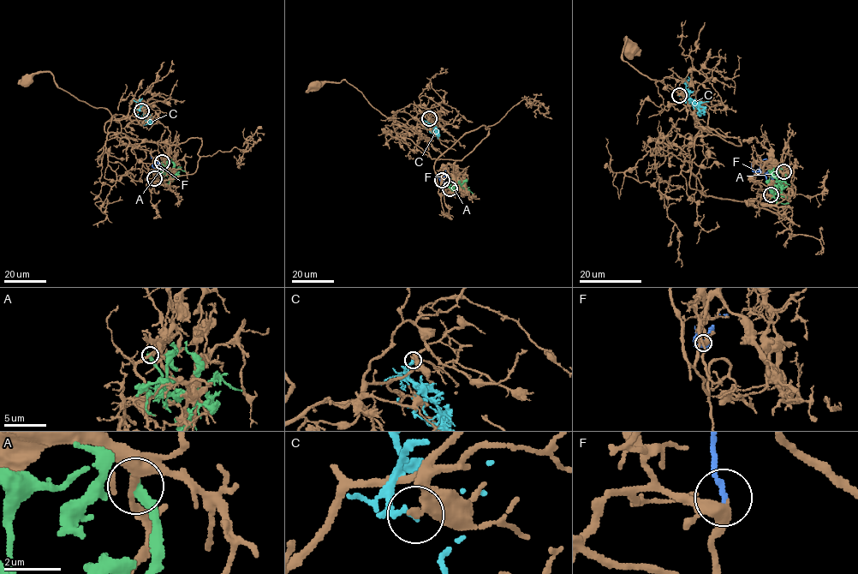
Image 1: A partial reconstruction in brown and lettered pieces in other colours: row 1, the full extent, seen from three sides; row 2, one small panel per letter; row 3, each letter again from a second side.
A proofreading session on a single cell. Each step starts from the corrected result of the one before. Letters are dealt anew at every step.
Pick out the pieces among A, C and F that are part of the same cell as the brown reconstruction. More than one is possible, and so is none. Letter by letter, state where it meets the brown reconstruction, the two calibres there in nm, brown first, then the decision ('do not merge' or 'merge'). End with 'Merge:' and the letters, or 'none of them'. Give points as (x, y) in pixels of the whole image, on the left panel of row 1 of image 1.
A: (162, 162) | 240/320 nm | do not merge
C: (141, 110) | 280/200 nm | do not merge
F: (154, 178) | 320/190 nm | merge
Merge: F

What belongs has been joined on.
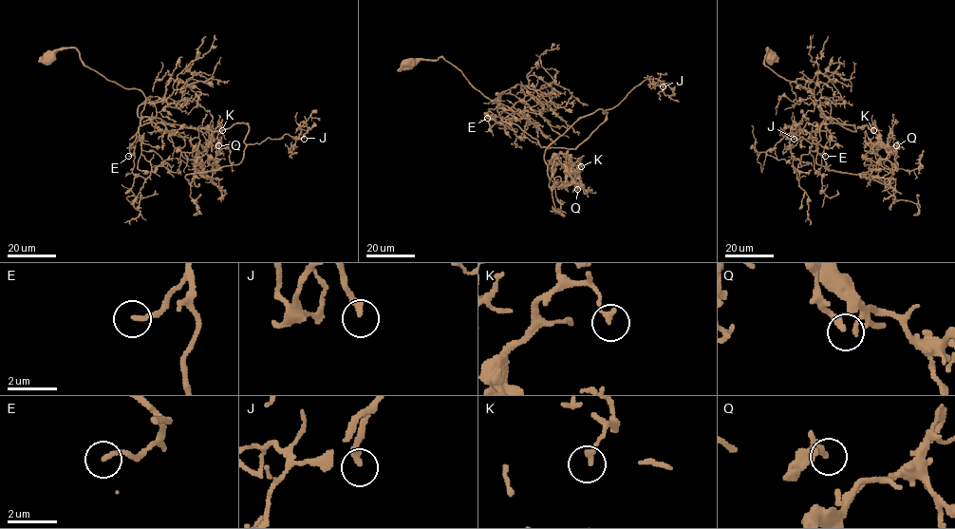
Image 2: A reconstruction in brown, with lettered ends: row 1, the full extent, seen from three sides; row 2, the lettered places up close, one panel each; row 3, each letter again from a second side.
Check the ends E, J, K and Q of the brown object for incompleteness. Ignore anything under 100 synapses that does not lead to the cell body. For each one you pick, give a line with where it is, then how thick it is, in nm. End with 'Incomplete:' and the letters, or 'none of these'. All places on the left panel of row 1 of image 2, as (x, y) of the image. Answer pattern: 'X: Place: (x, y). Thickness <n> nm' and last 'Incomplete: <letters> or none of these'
J: Place: (304, 139). Thickness 240 nm
Incomplete: J

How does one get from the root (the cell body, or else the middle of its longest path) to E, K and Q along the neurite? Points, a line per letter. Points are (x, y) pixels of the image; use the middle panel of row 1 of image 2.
E: (410, 65), (442, 57), (454, 65), (504, 107), (500, 117), (489, 109), (487, 118)
K: (410, 65), (442, 57), (541, 147), (575, 148), (602, 109), (544, 155), (554, 186), (581, 166)
Q: (410, 65), (442, 57), (541, 147), (575, 148), (607, 112), (544, 153), (548, 177), (556, 159), (577, 189)

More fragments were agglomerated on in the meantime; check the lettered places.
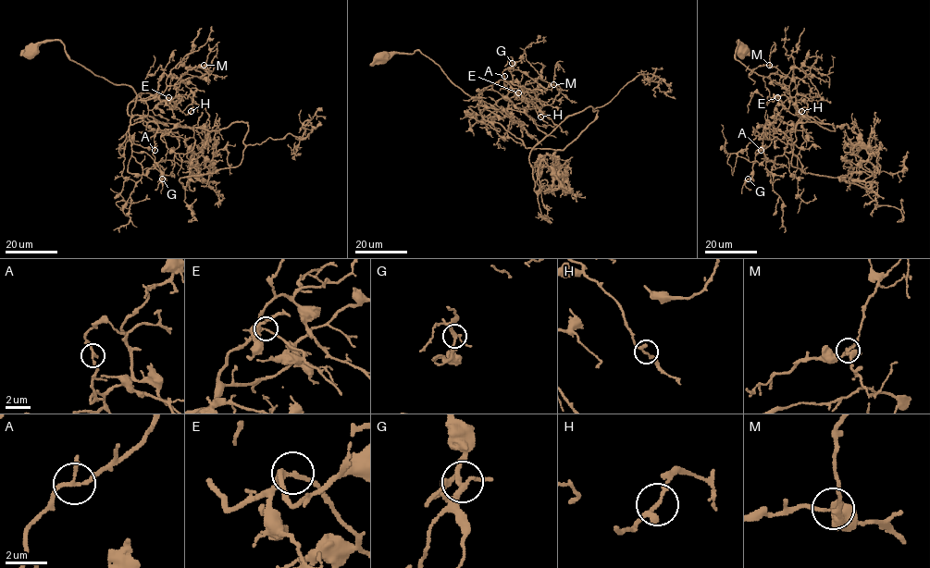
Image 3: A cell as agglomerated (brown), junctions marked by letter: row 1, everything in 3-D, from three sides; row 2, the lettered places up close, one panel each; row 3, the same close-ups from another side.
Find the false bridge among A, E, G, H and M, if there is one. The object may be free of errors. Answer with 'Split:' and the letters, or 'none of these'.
Split: none of these

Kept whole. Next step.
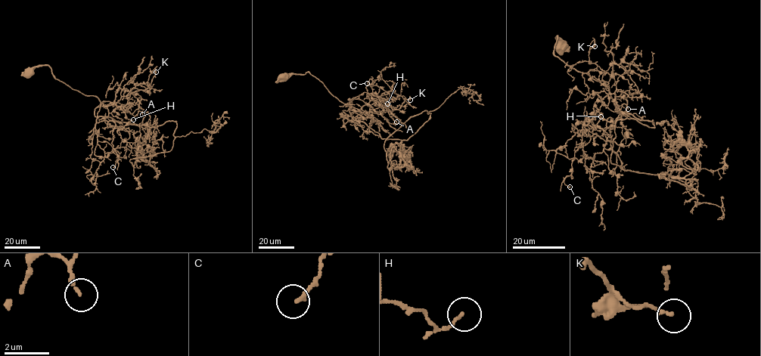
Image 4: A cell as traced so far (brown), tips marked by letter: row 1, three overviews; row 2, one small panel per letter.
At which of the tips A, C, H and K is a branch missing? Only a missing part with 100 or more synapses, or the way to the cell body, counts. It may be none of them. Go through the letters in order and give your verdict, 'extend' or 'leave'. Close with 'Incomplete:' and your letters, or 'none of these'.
A: leave
C: leave
H: leave
K: leave
Incomplete: none of these

